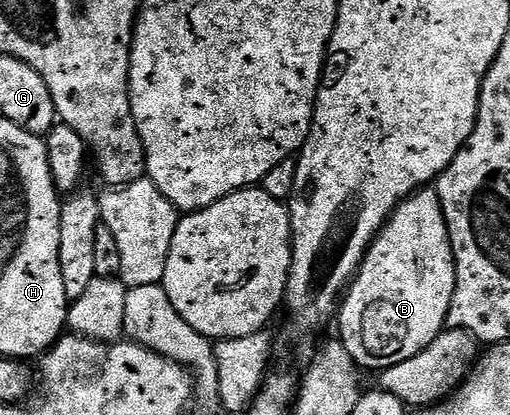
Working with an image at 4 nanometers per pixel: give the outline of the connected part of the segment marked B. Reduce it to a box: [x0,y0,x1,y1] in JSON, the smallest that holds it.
[336,188,456,372]

